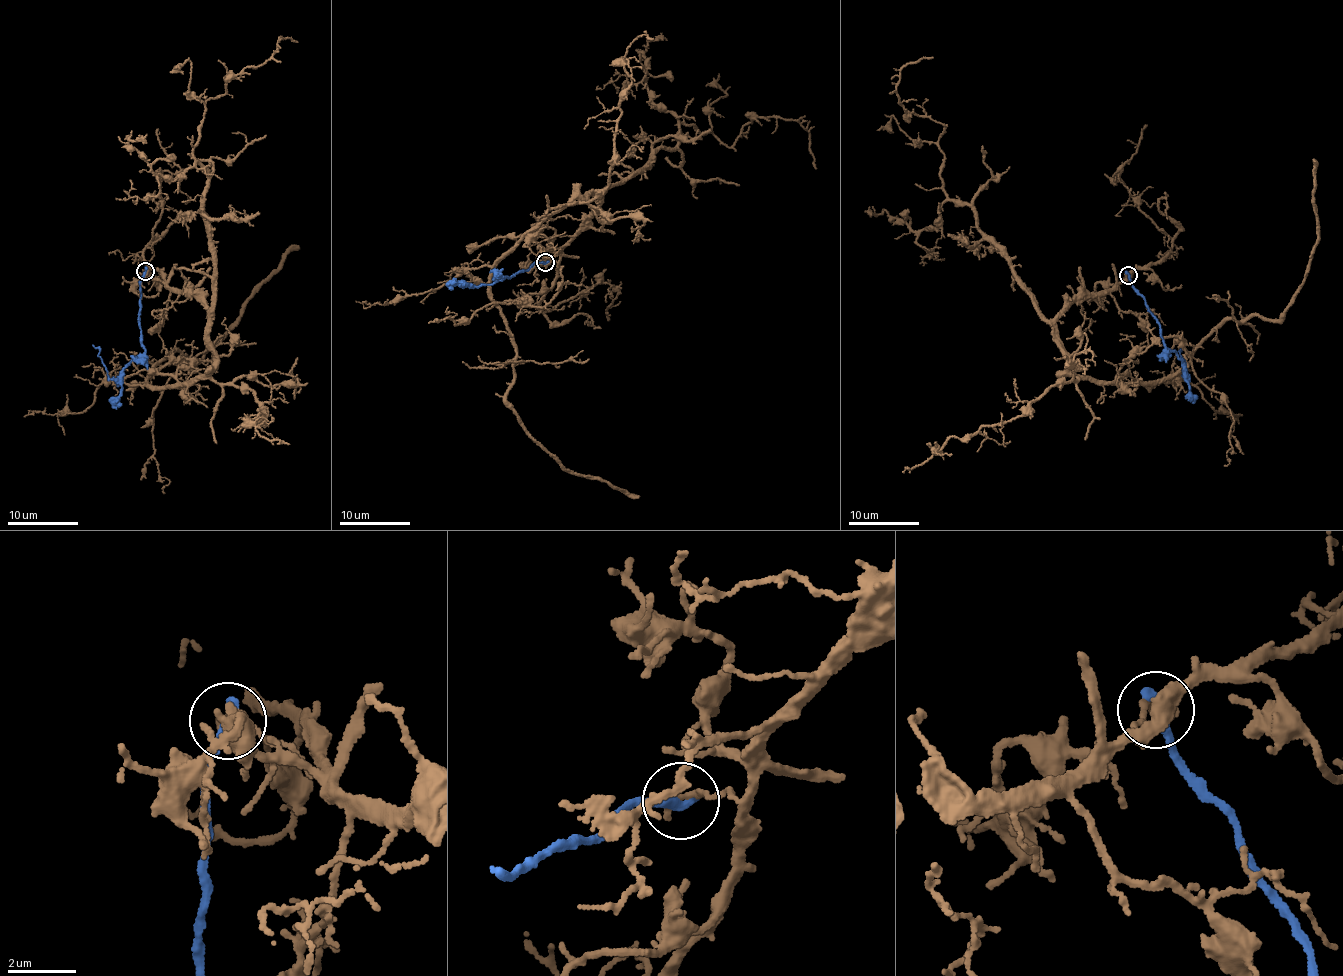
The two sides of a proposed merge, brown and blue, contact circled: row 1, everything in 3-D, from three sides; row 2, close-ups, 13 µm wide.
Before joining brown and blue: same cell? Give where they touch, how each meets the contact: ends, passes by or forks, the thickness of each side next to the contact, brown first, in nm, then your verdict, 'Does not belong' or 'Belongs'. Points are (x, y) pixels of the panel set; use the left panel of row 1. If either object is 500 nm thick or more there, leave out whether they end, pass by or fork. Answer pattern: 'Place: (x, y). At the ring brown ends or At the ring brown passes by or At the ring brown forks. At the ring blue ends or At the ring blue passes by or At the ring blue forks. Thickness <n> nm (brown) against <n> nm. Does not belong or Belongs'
Place: (145, 271). At the ring brown ends. At the ring blue ends. Thickness 240 nm (brown) against 360 nm. Does not belong

